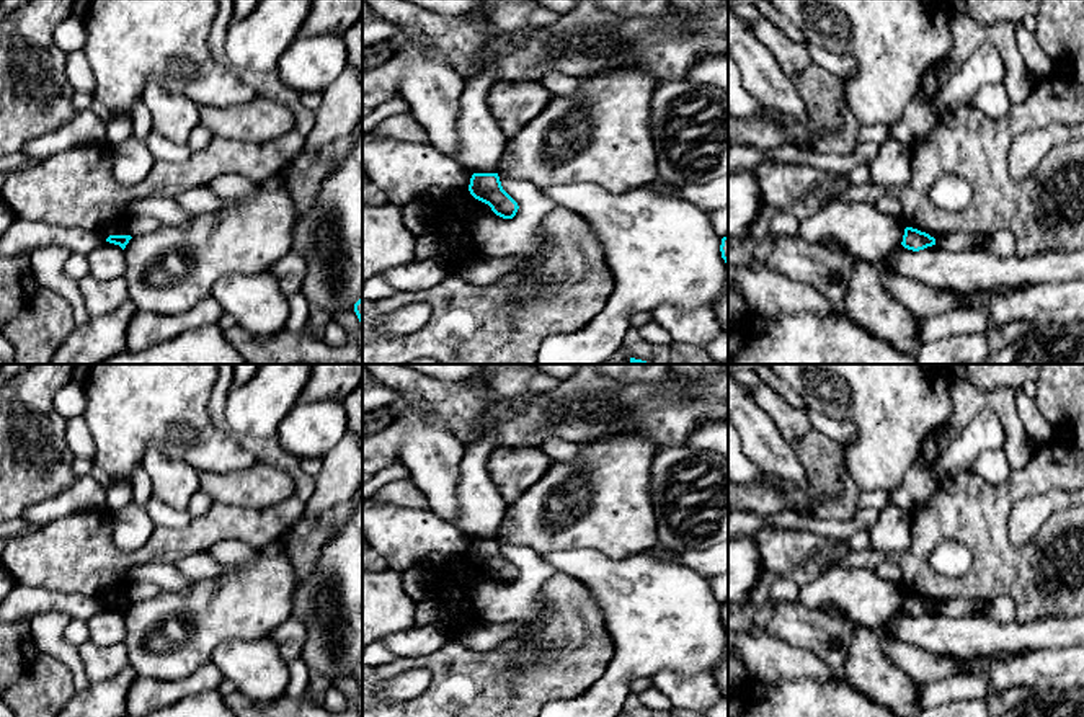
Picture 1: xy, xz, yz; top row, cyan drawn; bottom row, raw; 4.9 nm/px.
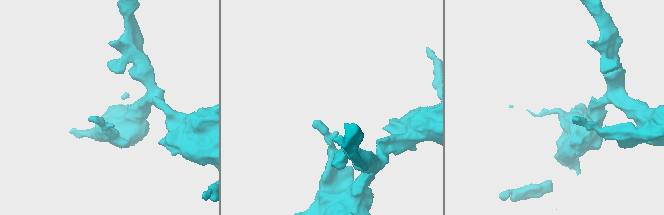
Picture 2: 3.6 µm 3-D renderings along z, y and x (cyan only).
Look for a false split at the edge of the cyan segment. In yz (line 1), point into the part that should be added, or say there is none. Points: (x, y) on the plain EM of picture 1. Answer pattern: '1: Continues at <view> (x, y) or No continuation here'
1: No continuation here

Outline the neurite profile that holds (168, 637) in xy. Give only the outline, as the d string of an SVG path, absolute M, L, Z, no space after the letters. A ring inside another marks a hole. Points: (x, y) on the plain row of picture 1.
M291 532L248 562L229 565L219 578L131 604L122 644L137 678L186 678L211 661L219 644L268 637L287 621L299 585L284 550Z

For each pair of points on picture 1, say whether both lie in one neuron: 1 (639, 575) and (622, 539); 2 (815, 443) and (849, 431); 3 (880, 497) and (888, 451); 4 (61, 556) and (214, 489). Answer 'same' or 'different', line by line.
1: different
2: different
3: different
4: different

